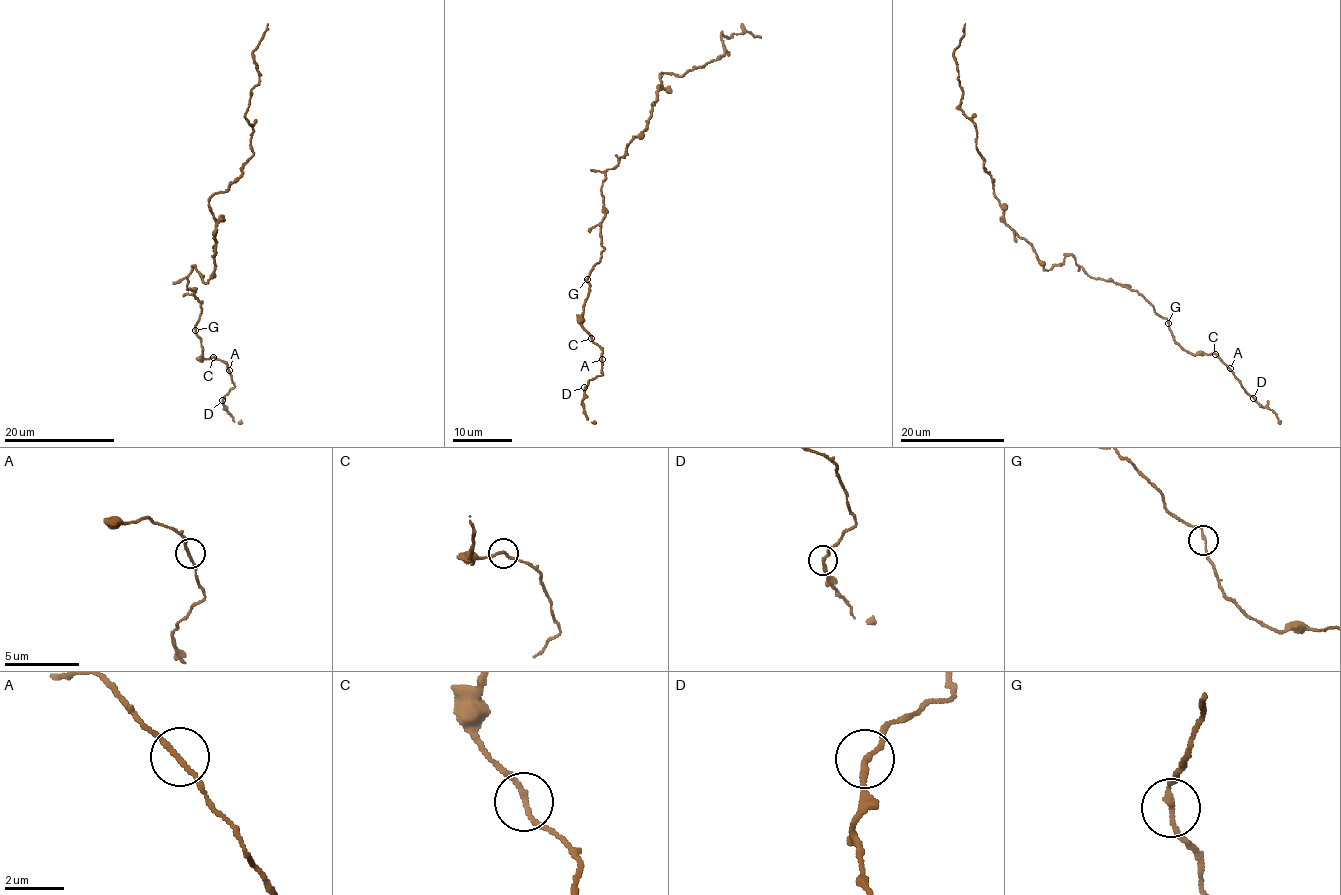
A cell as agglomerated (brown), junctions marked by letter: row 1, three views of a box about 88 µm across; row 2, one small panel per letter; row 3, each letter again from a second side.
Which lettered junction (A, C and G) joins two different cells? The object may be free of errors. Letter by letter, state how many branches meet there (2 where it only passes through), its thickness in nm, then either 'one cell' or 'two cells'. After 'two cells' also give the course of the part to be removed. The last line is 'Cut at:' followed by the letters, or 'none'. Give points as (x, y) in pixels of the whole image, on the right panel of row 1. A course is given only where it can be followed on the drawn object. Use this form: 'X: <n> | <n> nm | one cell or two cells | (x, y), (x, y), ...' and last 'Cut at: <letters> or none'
A: 2 | 160 nm | one cell
C: 2 | 160 nm | one cell
G: 2 | 150 nm | one cell
Cut at: none

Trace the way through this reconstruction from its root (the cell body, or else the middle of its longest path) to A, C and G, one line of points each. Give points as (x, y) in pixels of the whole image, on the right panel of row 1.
A: (1058, 265), (1071, 255), (1088, 275), (1137, 290), (1168, 320), (1184, 349), (1216, 354), (1230, 368)
C: (1058, 265), (1071, 255), (1088, 275), (1137, 290), (1168, 320), (1173, 339), (1184, 349), (1194, 354), (1215, 354)
G: (1058, 265), (1071, 255), (1088, 275), (1137, 290), (1168, 323)

